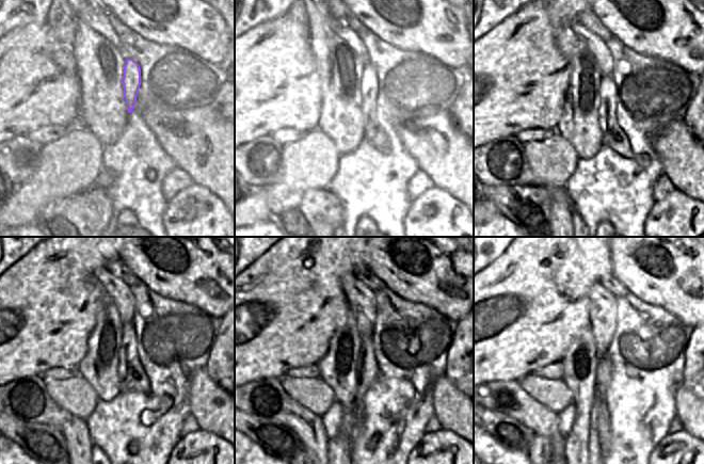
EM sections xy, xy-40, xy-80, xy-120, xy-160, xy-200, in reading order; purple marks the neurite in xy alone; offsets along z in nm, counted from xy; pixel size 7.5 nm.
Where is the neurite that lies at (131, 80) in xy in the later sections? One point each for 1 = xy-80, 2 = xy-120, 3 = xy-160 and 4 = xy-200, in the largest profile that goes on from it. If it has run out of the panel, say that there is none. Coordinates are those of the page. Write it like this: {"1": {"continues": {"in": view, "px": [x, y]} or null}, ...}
{"1": {"continues": {"in": "xy-80", "px": [612, 137]}}, "2": {"continues": {"in": "xy-120", "px": [132, 376]}}, "3": {"continues": {"in": "xy-160", "px": [367, 371]}}, "4": {"continues": {"in": "xy-200", "px": [603, 370]}}}

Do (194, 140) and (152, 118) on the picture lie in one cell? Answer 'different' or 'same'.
same

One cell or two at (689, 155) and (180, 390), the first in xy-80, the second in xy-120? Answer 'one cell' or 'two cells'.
two cells

